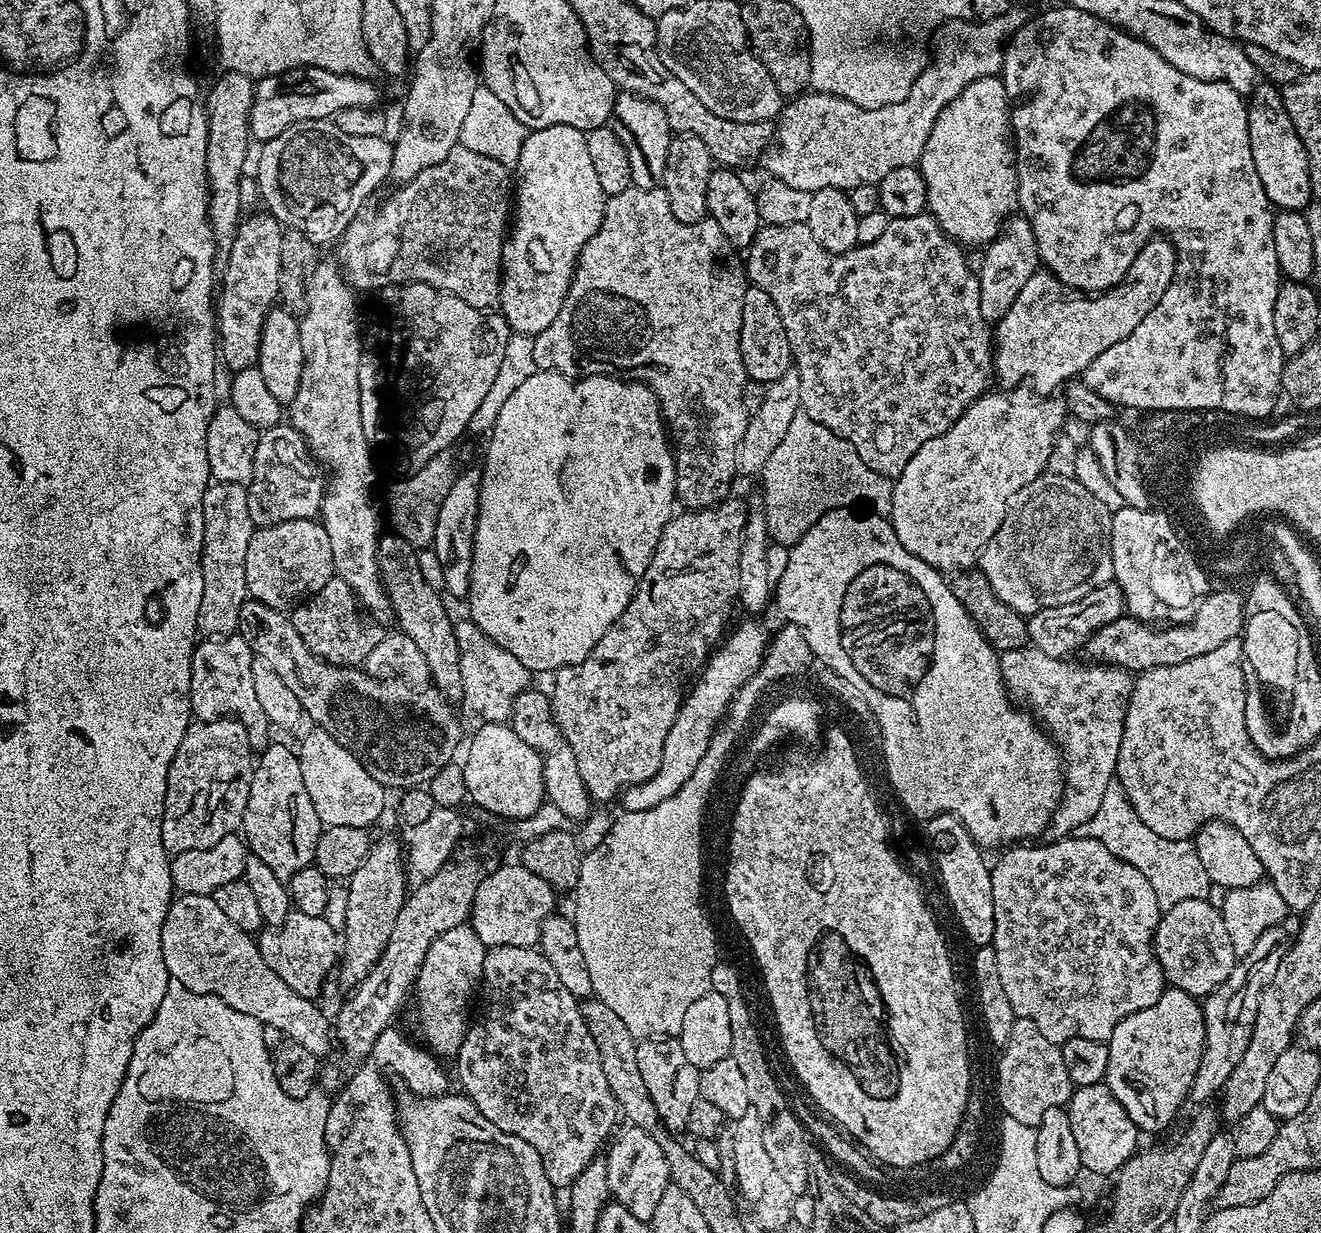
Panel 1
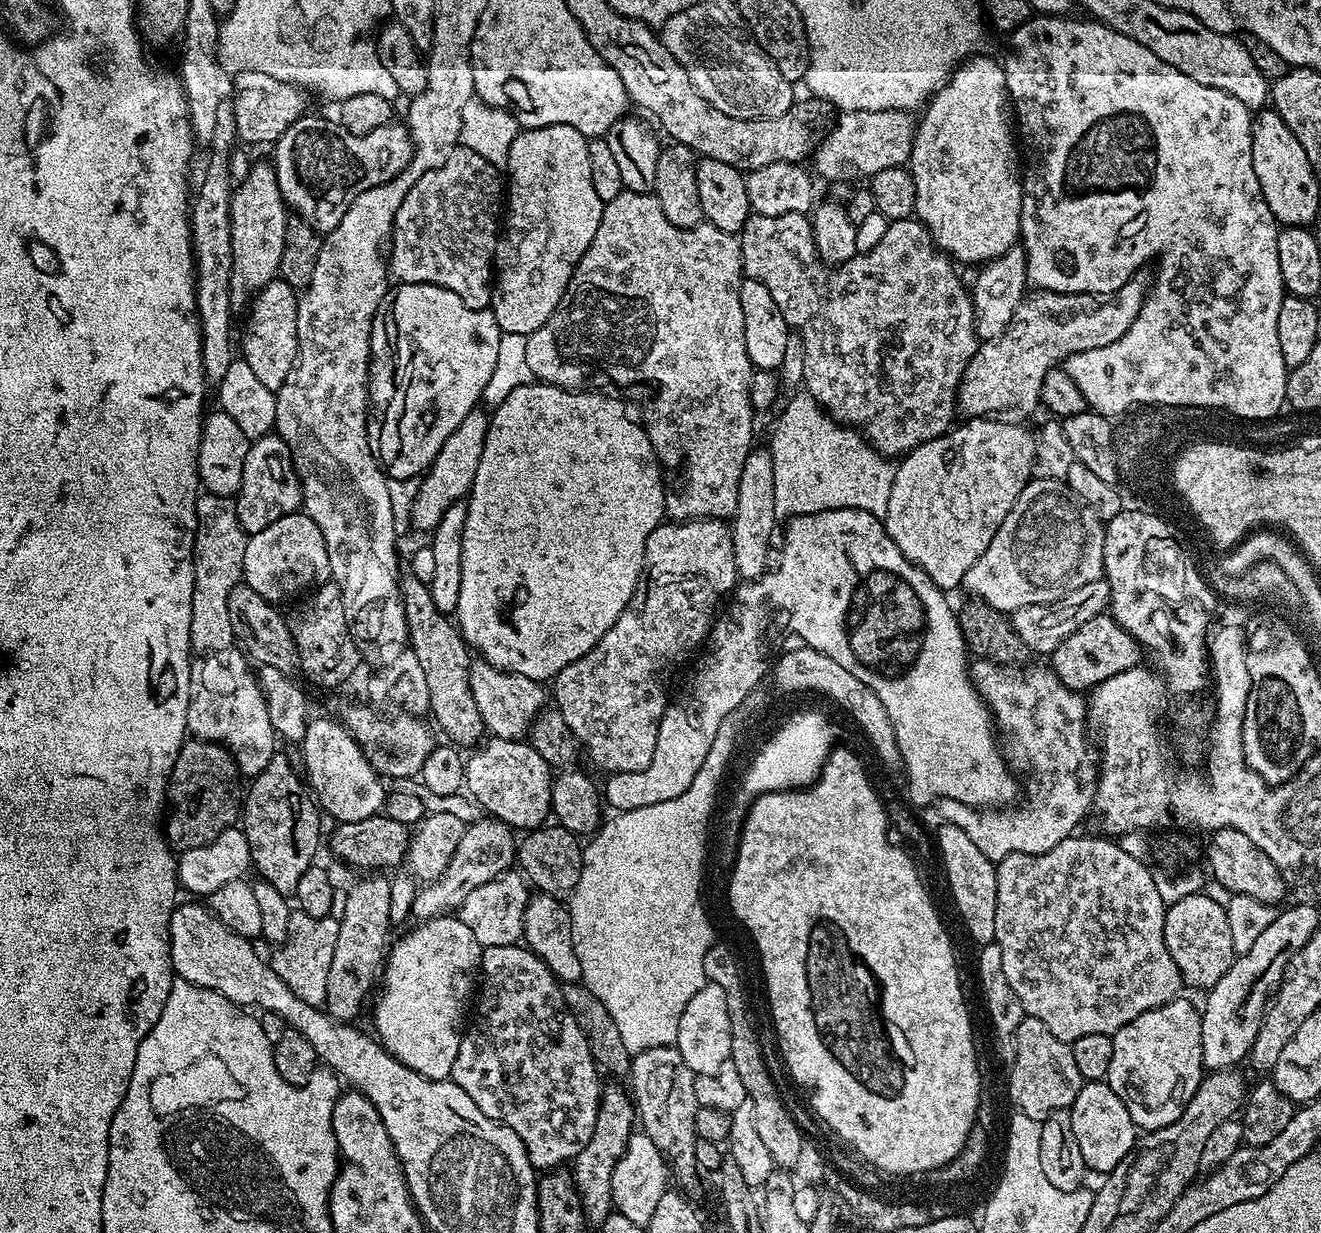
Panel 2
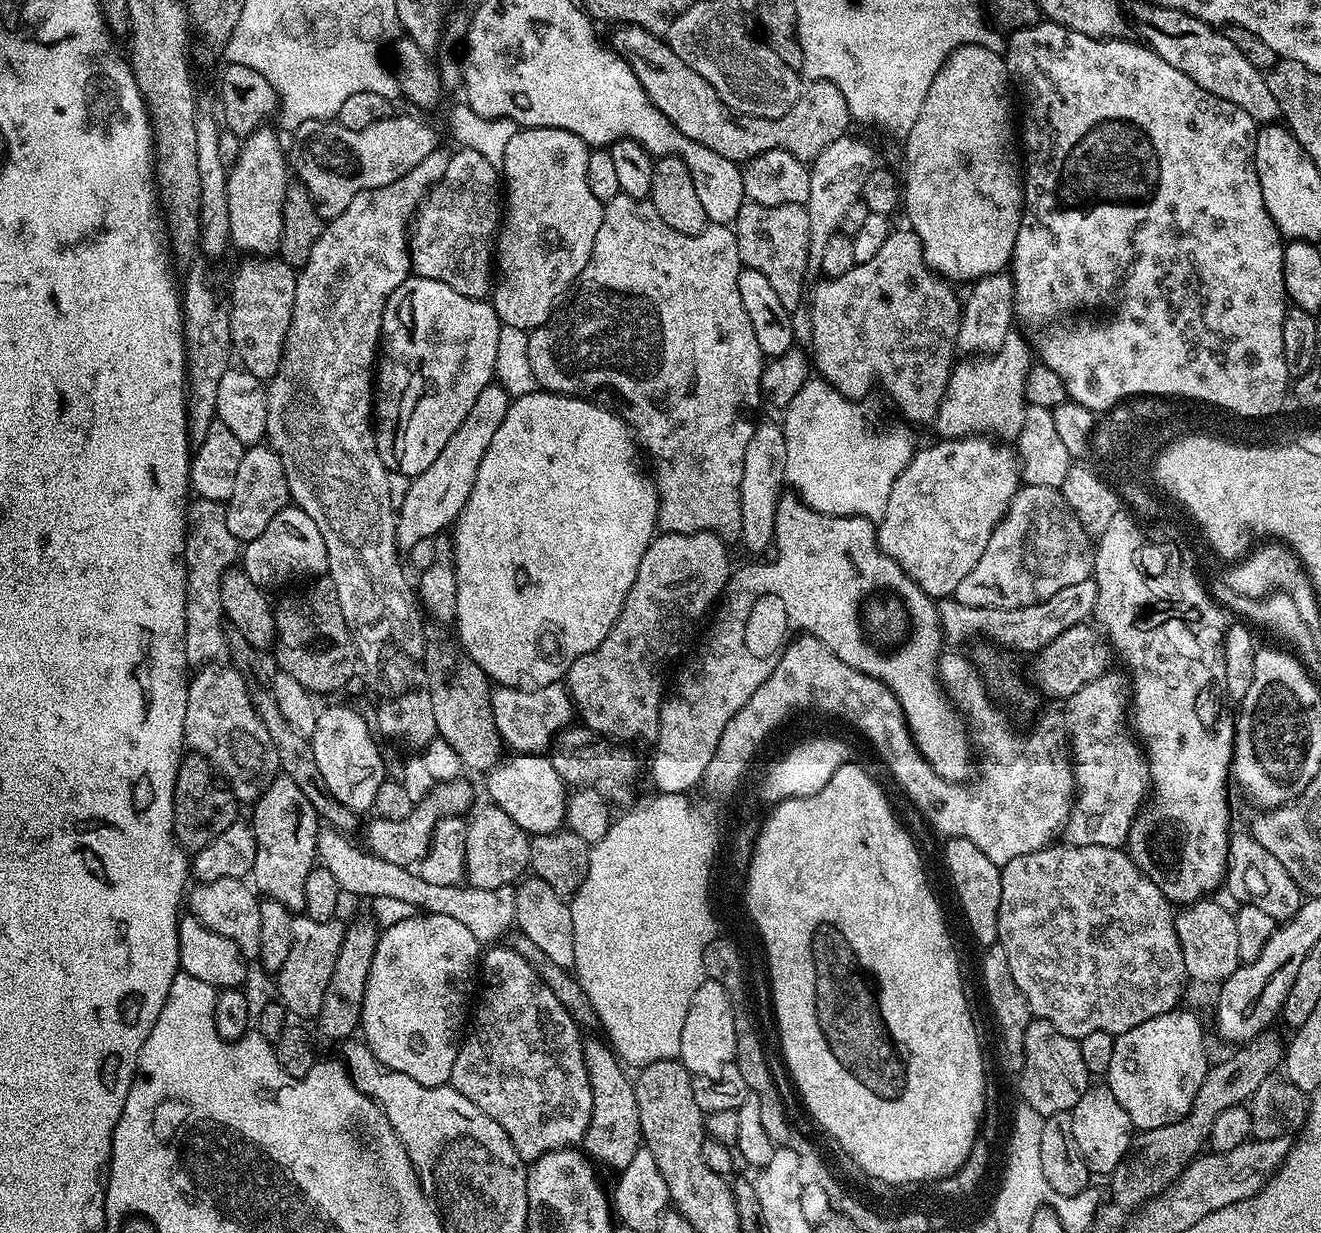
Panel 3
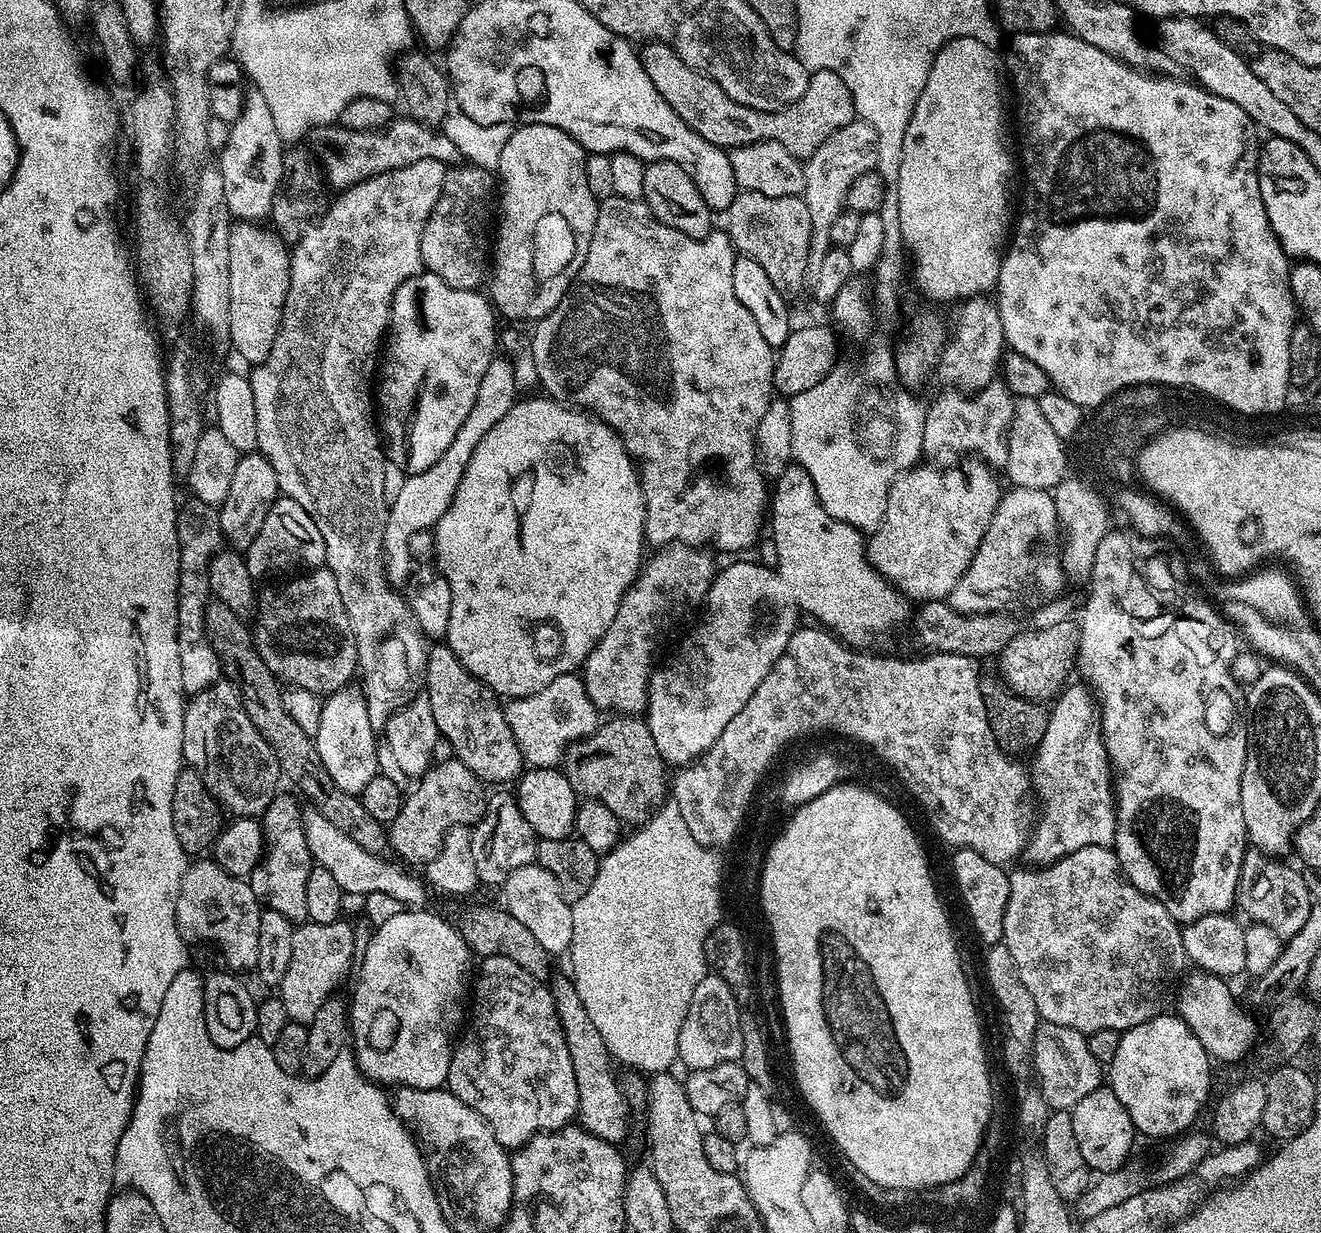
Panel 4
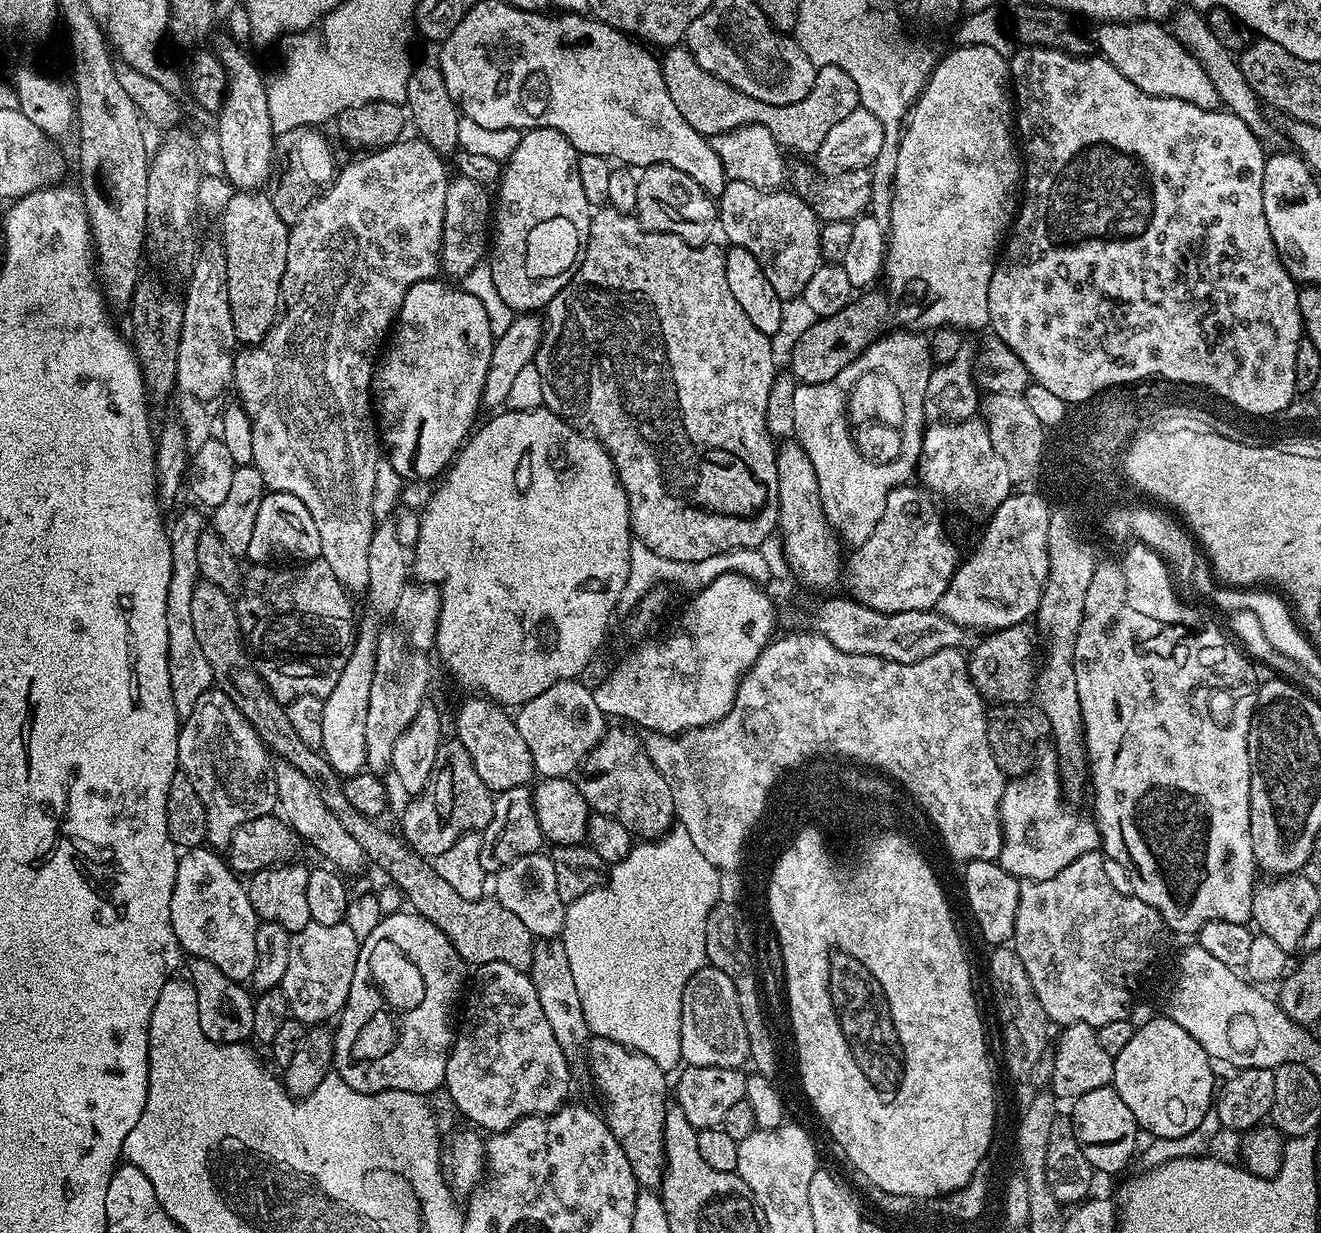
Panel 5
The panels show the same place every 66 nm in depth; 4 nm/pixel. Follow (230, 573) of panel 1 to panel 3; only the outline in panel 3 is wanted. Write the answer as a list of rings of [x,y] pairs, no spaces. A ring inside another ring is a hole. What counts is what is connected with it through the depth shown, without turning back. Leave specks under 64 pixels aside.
[[[193,499],[188,506],[188,537],[186,538],[186,554],[184,561],[188,567],[186,578],[186,642],[184,653],[189,665],[200,666],[205,662],[216,662],[221,655],[227,653],[228,642],[225,633],[220,633],[220,624],[224,620],[222,610],[222,594],[220,593],[220,577],[233,567],[238,560],[238,542],[230,530],[226,530],[226,507],[219,500]]]

